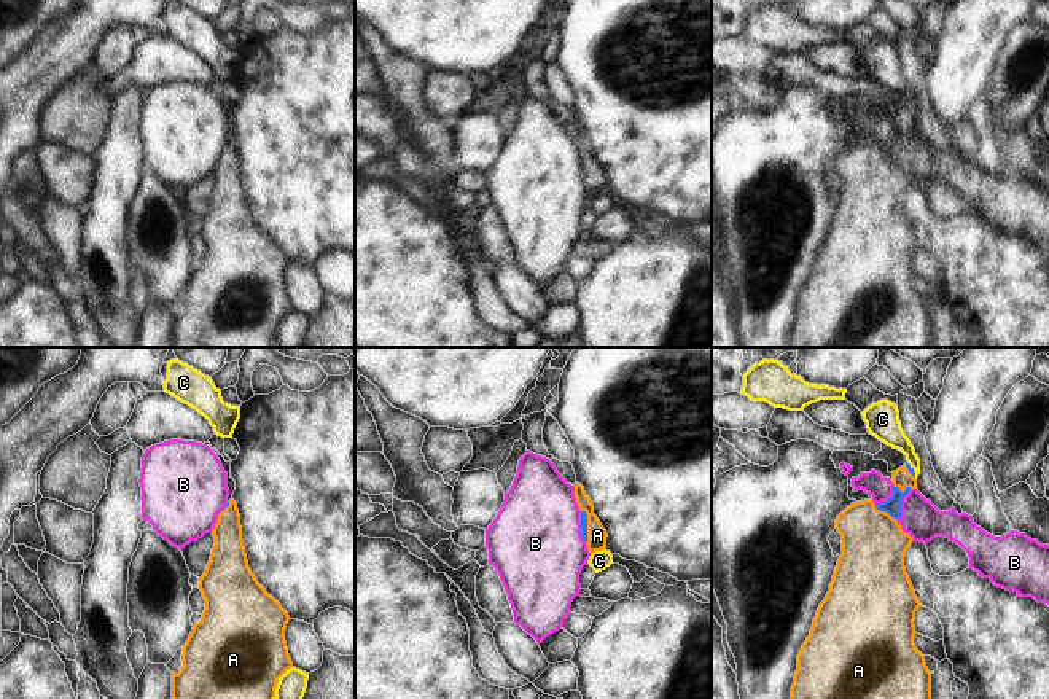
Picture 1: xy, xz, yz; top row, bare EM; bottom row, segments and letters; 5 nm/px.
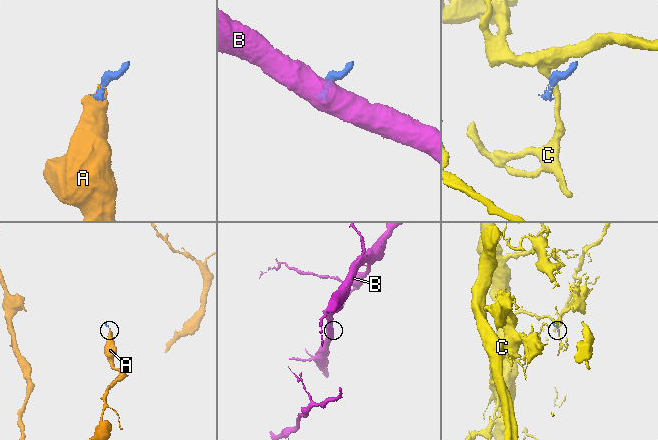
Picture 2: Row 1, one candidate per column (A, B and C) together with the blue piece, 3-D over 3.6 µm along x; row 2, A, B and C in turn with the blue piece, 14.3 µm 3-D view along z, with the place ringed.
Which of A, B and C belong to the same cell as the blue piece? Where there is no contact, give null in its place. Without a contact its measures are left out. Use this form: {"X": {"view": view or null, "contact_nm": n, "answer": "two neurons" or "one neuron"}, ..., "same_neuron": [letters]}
{"A": {"view": "xz", "contact_nm": 180, "answer": "one neuron"}, "B": {"view": "yz", "contact_nm": 180, "answer": "two neurons"}, "C": {"view": "yz", "contact_nm": 90, "answer": "two neurons"}, "same_neuron": ["A"]}

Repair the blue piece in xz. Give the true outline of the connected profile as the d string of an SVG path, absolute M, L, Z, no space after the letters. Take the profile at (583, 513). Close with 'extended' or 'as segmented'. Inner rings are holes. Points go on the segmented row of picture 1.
M575 484L575 498L581 510L581 537L589 553L606 549L606 530L594 514L594 505L581 484Z | extended

